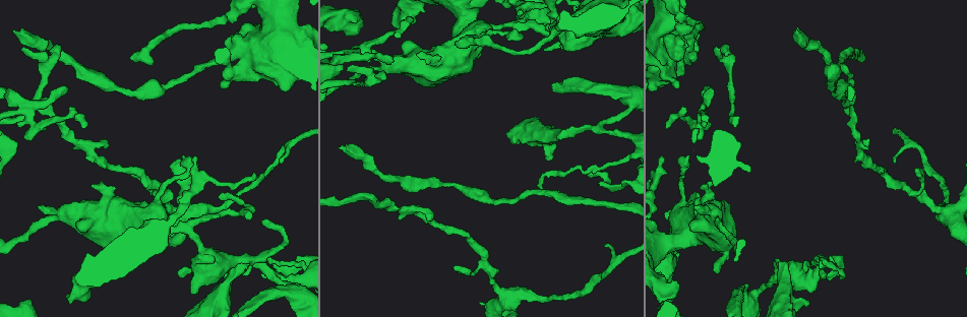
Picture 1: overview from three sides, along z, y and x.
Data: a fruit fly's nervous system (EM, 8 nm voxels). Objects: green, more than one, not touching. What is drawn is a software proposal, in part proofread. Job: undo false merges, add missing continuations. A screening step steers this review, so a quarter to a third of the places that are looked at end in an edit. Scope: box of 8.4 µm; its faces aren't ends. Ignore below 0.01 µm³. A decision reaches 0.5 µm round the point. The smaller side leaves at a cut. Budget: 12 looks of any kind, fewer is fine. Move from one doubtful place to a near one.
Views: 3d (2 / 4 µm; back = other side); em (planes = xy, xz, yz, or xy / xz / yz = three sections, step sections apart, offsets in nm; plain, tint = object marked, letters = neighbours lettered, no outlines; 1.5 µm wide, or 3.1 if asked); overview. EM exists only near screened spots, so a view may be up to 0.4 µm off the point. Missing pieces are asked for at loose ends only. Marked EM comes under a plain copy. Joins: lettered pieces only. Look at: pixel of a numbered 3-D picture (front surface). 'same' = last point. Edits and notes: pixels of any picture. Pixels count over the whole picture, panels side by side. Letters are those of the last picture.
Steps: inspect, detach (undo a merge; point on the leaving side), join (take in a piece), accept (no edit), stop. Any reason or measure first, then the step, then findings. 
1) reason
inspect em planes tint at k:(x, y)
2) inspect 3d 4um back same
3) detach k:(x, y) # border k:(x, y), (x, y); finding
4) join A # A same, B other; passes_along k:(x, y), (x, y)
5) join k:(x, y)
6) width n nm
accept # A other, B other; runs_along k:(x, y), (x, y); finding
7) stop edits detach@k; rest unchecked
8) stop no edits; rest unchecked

abrupt turn
inspect 3d 4um at 1:(301, 267)

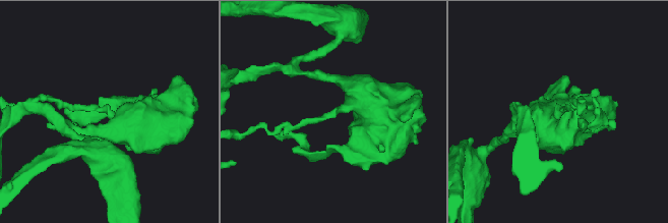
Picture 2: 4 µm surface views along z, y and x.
inspect em planes letters at 2:(106, 112)

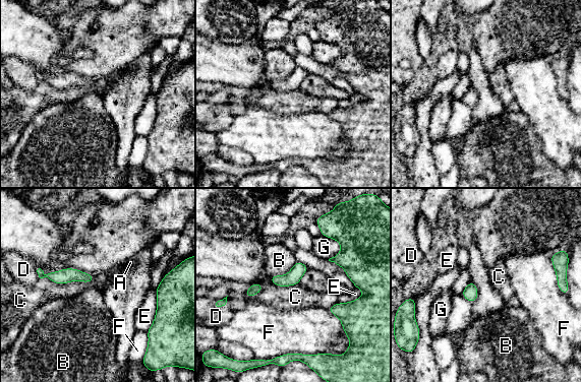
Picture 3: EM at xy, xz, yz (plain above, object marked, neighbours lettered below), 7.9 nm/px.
accept # A other, B other, C other, D other, E other, F other, G other; runs_along 3:(41, 273), (79, 275), (91, 279); all the same neuron

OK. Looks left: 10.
thick turns thin
inspect em planes letters at 1:(162, 86)

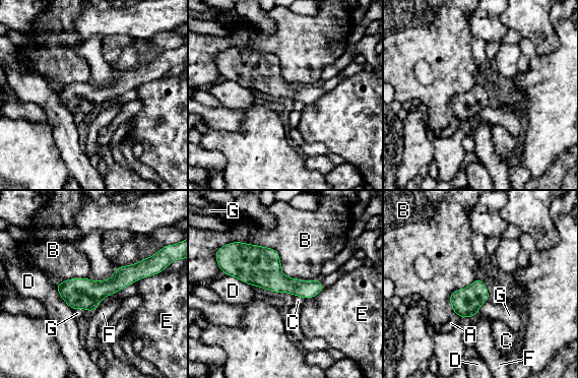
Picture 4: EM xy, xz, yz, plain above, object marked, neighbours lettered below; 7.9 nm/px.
width 220 nm
accept # A other, B other, C other, D other, E other, F other, G other; all the same neuron

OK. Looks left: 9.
an open end
inspect 3d 4um at 1:(920, 168)

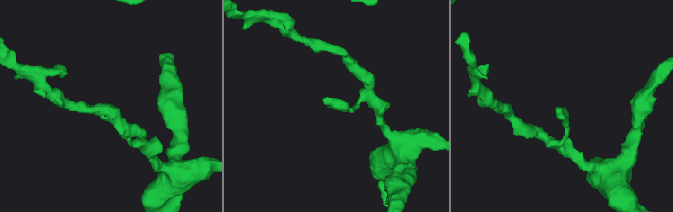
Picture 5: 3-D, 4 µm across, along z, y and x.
need the tissue
inspect em xz step 4 tint at 5:(327, 104)

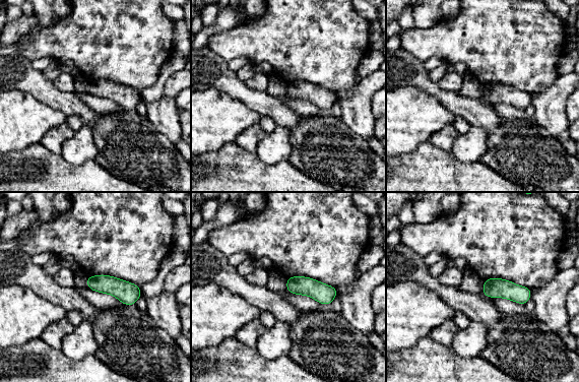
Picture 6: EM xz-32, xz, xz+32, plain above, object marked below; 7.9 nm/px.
another direction
inspect em planes letters same

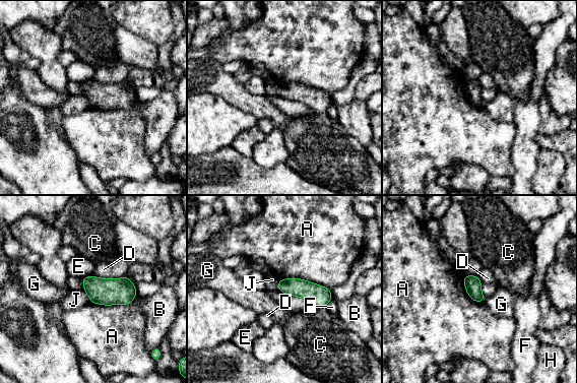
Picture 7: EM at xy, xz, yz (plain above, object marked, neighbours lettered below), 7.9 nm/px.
width 140 nm
accept # A other, B other, C other, D other, E other, F other, G other, H other, J other; border 7:(83, 290), (89, 302); none of them fits

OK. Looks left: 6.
thin end
inspect em planes letters at 1:(666, 219)

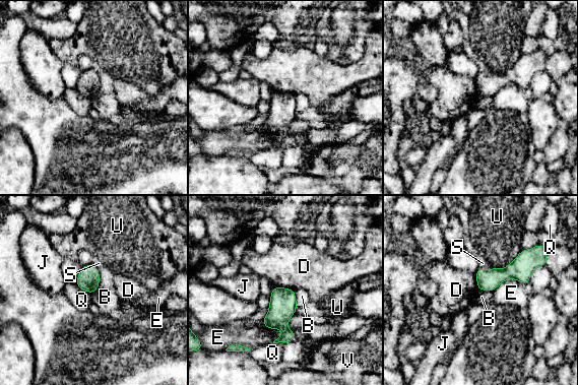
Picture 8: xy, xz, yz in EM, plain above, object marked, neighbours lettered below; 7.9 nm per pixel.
accept # B other, D other, E other, J other, Q other, S other, U other, V other; border 8:(75, 282), (81, 290), (91, 294); no lettered piece goes on from it

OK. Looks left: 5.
free end
inspect em planes letters at 1:(392, 59)

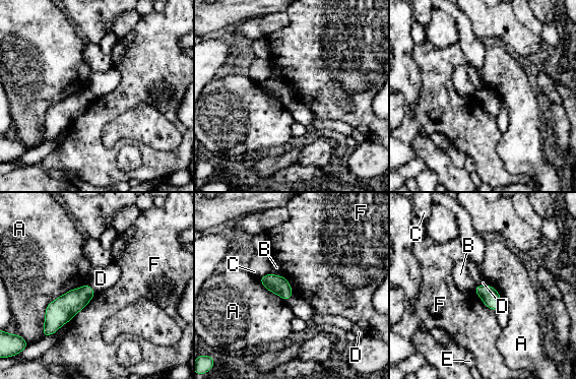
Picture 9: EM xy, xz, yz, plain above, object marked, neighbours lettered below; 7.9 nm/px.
width 140 nm
accept # A other, B other, C other, D other, E other, F other; border 9:(288, 279), (294, 291); no lettered piece goes on from it

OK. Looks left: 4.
stop no edits; rest unchecked

